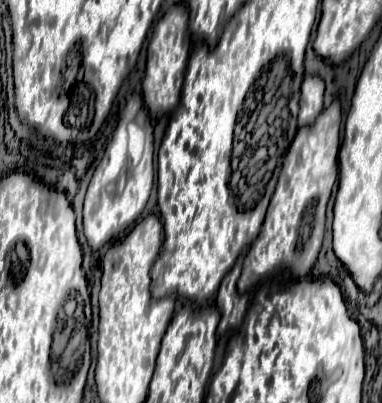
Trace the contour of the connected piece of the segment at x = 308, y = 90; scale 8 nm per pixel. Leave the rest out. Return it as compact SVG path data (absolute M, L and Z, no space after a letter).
M306 74L302 82L302 96L300 96L300 126L312 124L314 118L324 110L324 80L318 74Z

